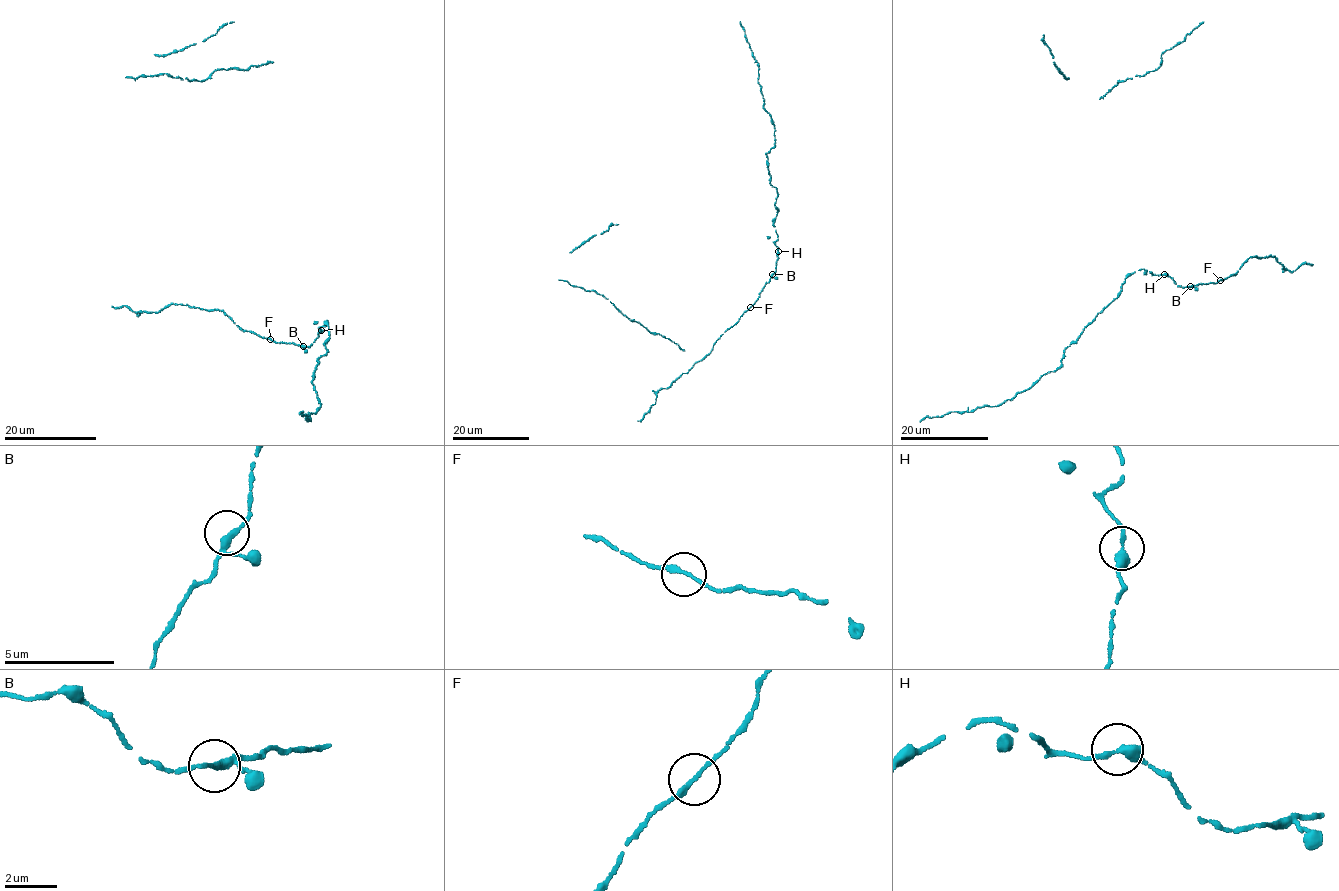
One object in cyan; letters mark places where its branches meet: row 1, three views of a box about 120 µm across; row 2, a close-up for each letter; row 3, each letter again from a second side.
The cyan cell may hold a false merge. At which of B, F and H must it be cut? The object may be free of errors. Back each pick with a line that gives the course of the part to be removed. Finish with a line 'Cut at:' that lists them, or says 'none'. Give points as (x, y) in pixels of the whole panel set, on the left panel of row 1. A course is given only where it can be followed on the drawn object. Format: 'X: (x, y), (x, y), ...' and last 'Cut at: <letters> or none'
Cut at: none

